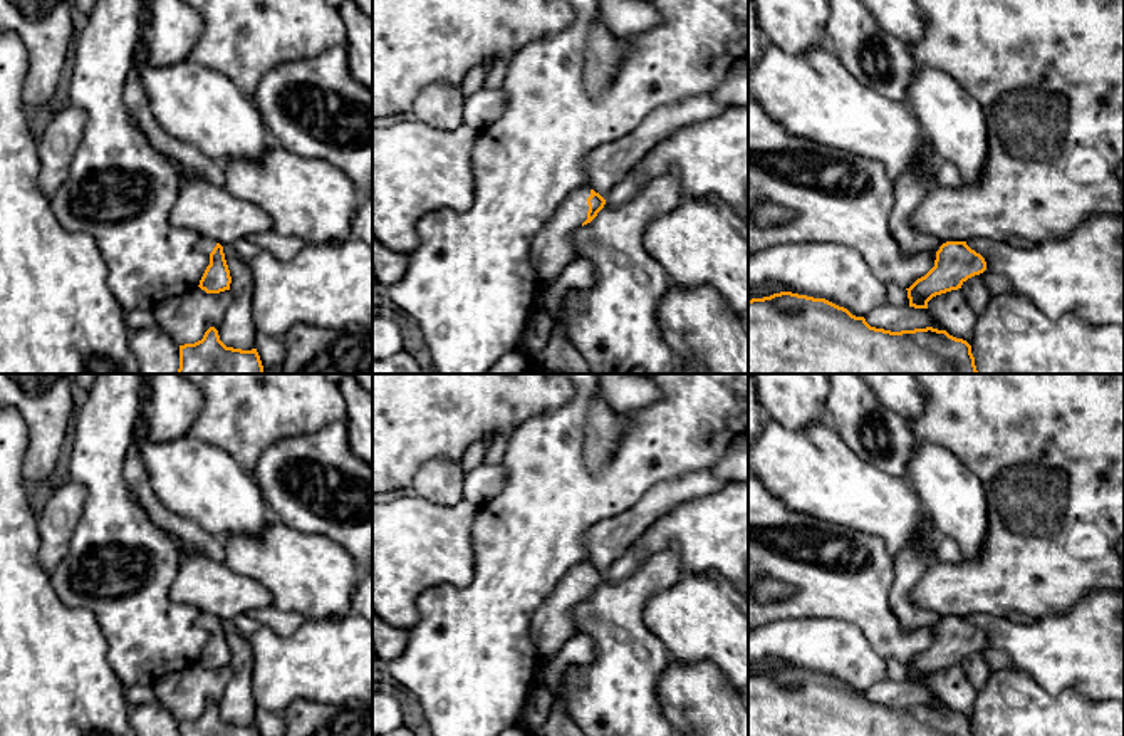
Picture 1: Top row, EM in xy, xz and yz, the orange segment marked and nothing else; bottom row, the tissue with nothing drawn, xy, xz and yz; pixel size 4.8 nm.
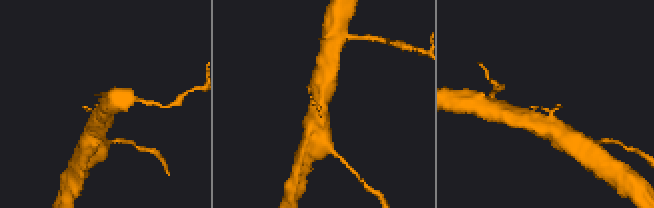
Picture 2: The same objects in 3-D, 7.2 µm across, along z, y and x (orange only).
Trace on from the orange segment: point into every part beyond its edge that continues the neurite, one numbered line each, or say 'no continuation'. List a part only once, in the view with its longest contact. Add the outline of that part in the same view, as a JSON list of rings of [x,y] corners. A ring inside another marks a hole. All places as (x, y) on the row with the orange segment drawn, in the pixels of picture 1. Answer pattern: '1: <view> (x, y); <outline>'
1: xz (551, 252); [[[589,186],[572,193],[533,238],[530,260],[537,270],[539,285],[530,317],[517,349],[533,360],[539,359],[540,352],[549,344],[555,327],[555,320],[545,310],[545,293],[572,260],[572,246],[569,240],[587,220],[589,196]]]

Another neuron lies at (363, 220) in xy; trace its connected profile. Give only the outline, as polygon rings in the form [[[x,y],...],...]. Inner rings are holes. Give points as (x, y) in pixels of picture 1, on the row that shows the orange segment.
[[[372,196],[361,200],[352,220],[352,236],[372,246]]]

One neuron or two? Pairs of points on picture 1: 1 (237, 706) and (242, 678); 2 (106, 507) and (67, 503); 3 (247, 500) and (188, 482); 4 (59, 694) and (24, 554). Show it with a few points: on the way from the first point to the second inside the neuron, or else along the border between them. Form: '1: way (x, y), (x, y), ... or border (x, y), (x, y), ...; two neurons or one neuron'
1: way (237, 699), (240, 684); one neuron
2: border (67, 480), (84, 488), (84, 512), (71, 542); two neurons
3: way (232, 500), (223, 500), (203, 485); one neuron
4: way (24, 659), (24, 589); one neuron

